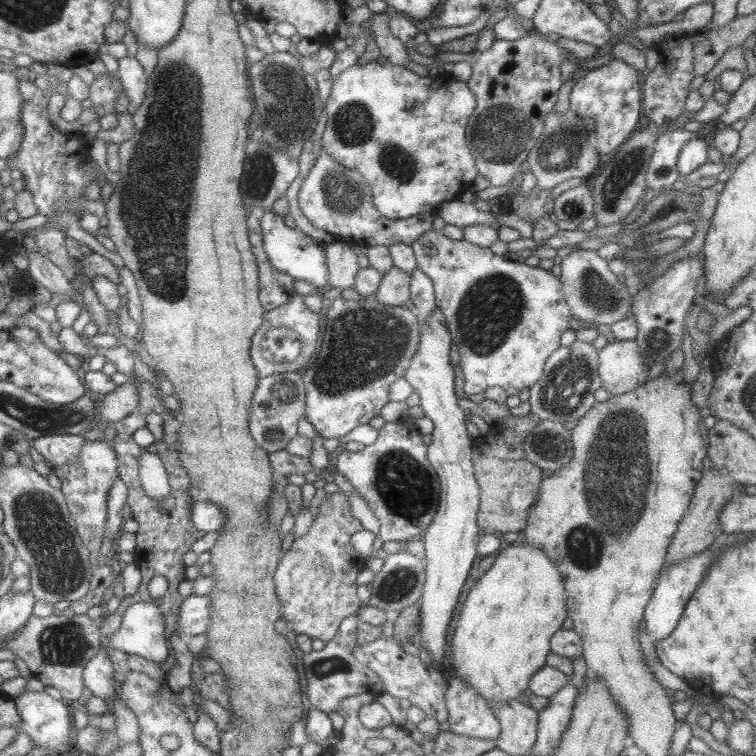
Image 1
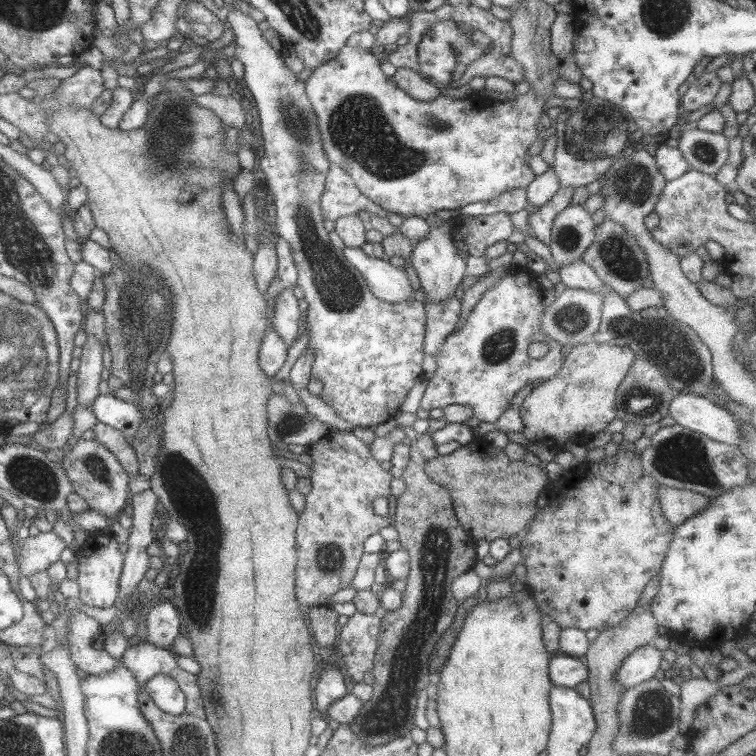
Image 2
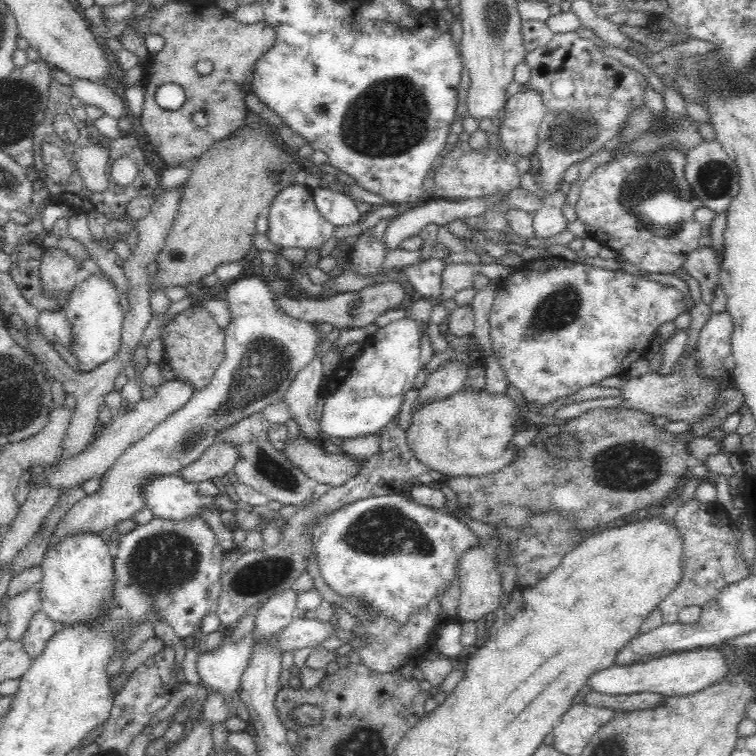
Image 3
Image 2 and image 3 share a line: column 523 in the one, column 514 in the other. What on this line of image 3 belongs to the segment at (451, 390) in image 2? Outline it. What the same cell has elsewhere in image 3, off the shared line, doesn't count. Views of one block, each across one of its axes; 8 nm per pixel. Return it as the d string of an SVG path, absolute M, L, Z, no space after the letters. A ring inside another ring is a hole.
M551 256L532 261L516 265L508 277L498 282L489 322L494 345L492 352L500 355L500 365L508 382L522 392L524 400L532 401L538 407L597 384L607 376L622 376L632 362L647 357L658 328L673 322L687 310L680 290L624 269L574 264Z

